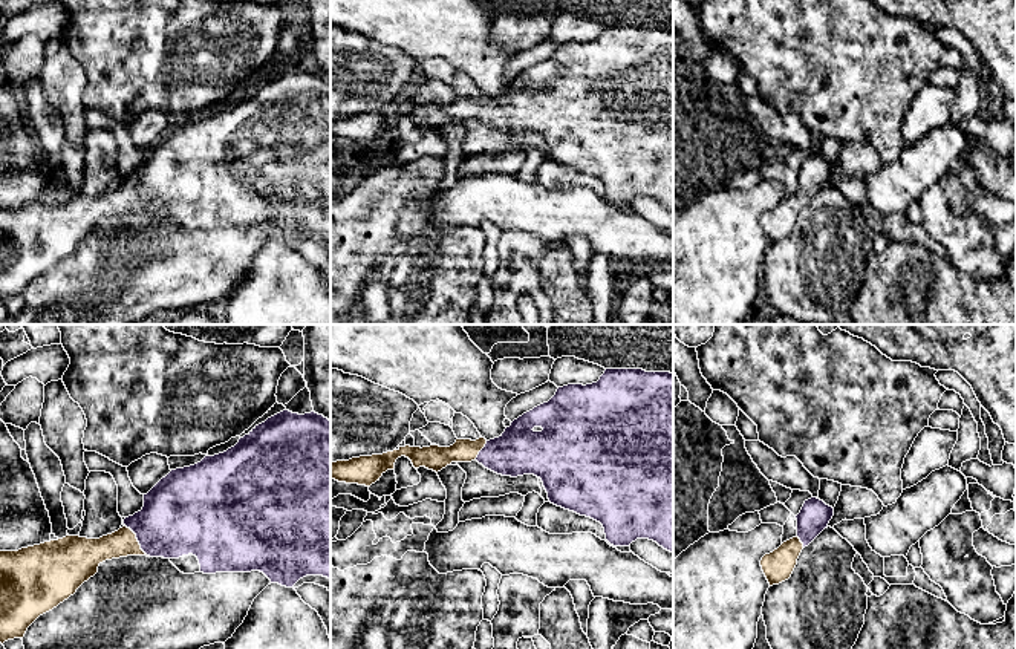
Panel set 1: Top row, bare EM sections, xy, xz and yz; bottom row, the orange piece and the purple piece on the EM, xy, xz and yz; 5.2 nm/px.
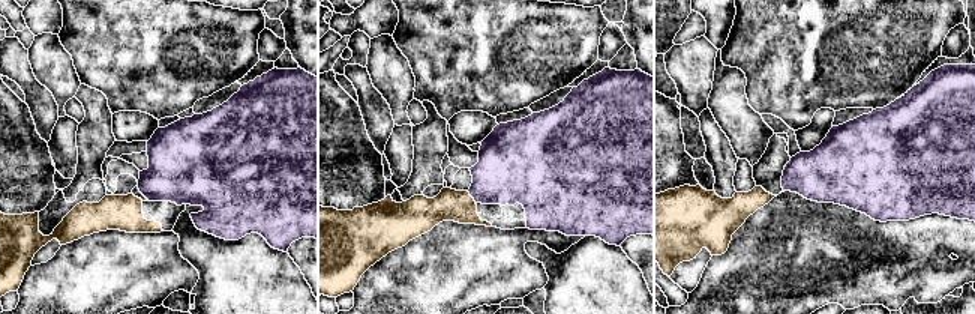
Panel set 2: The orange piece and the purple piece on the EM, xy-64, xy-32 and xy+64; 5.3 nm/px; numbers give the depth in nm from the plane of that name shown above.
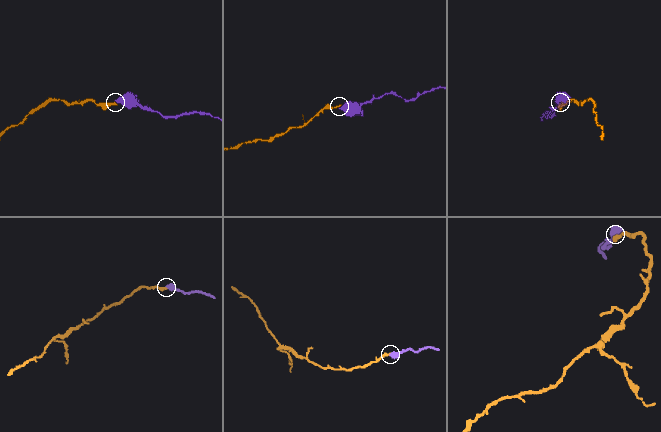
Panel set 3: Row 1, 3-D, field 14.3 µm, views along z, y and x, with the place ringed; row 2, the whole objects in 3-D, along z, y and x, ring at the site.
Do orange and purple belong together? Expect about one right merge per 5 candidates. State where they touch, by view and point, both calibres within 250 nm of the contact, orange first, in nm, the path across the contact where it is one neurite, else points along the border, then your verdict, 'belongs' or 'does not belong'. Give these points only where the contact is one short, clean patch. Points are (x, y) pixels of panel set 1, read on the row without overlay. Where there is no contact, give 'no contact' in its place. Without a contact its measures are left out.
xy (136, 198) | 150/380 nm | across xy (91, 210), (127, 198), (136, 198), (178, 175) | belongs

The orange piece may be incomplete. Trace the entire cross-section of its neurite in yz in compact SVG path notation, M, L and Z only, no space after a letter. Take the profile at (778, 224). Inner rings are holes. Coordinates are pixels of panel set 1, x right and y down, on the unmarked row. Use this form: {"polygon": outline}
{"polygon": "M817 155L805 158L797 176L797 193L783 199L777 207L760 217L762 228L770 240L779 242L788 237L797 222L797 216L825 185L834 173L834 165Z"}

